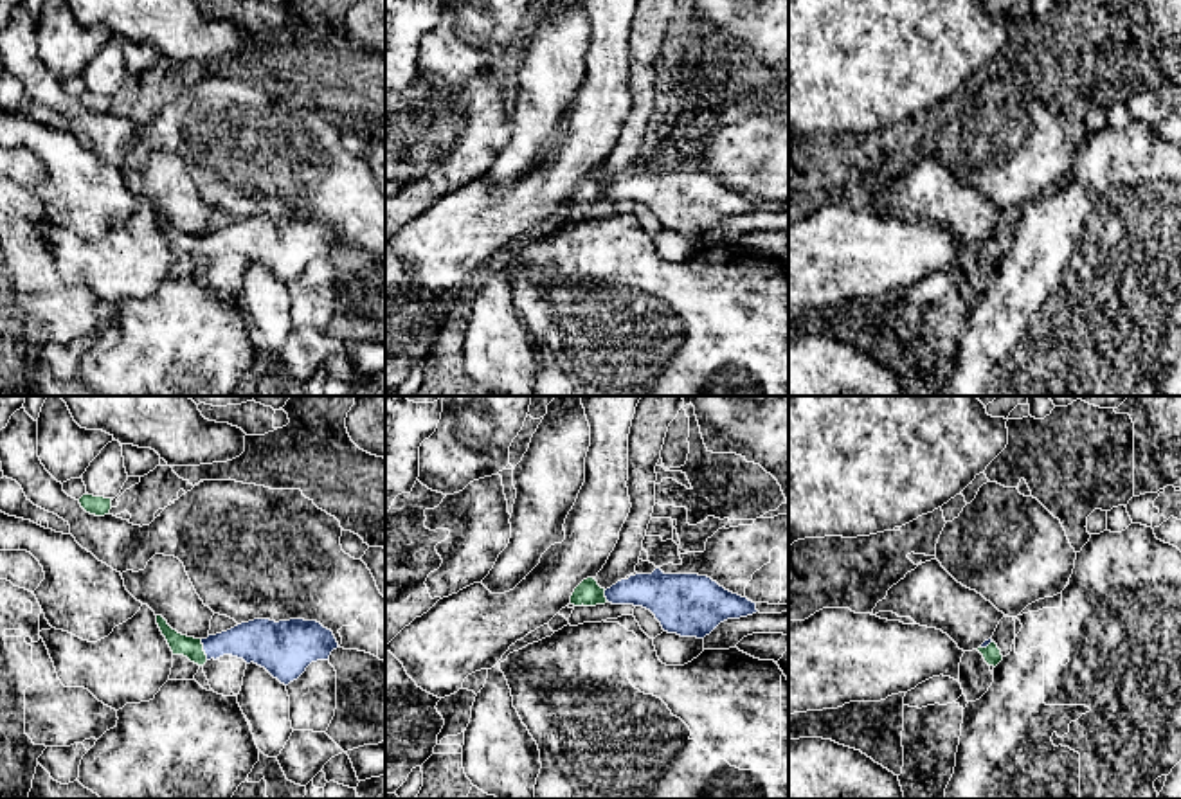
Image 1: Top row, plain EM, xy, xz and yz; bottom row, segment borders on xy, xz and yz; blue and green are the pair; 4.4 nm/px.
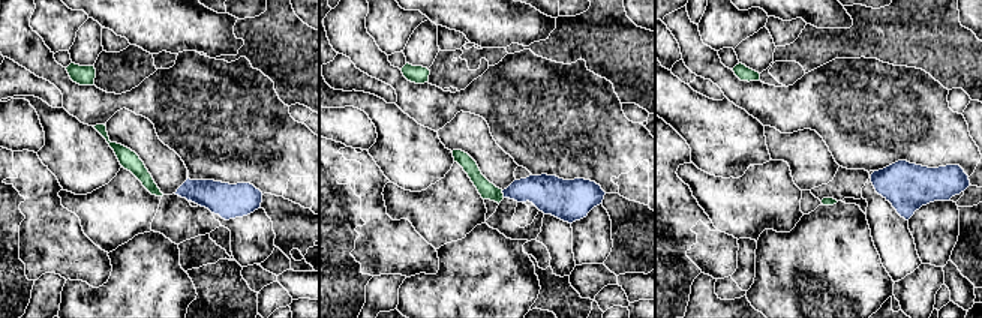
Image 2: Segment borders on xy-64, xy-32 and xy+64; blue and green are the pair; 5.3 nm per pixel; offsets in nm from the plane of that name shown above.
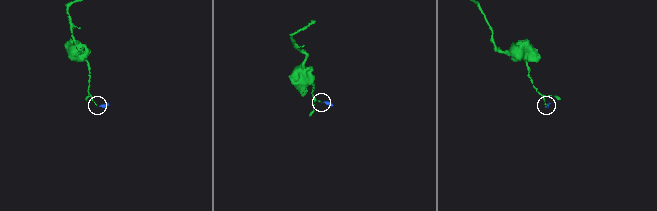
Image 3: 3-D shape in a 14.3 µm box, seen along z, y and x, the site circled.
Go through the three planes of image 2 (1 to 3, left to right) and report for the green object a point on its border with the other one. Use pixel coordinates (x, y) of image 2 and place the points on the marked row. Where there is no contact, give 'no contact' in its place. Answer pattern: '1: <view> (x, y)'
1: no contact
2: xy-32 (502, 192)
3: no contact

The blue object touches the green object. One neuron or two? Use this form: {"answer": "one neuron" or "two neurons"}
{"answer": "one neuron"}

